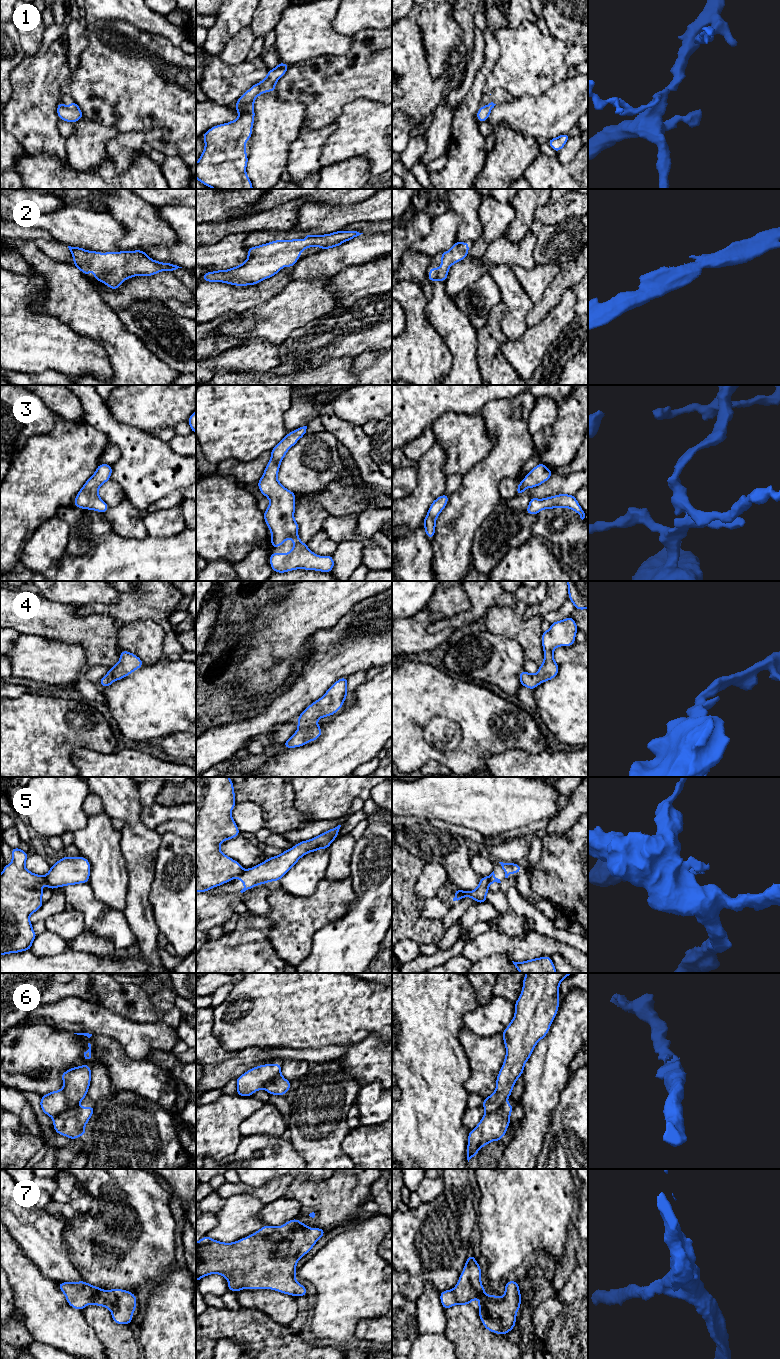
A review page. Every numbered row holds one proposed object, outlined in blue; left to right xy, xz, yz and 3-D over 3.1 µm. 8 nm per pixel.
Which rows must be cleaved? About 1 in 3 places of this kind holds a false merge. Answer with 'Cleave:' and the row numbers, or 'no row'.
Cleave: 5, 6

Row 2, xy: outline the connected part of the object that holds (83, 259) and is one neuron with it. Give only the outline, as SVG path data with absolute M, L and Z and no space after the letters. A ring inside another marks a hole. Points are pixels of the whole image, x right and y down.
M68 246L75 265L88 276L93 270L93 279L103 282L112 290L120 287L124 280L134 276L152 276L161 271L173 272L179 267L151 259L144 251L105 252L88 251Z

